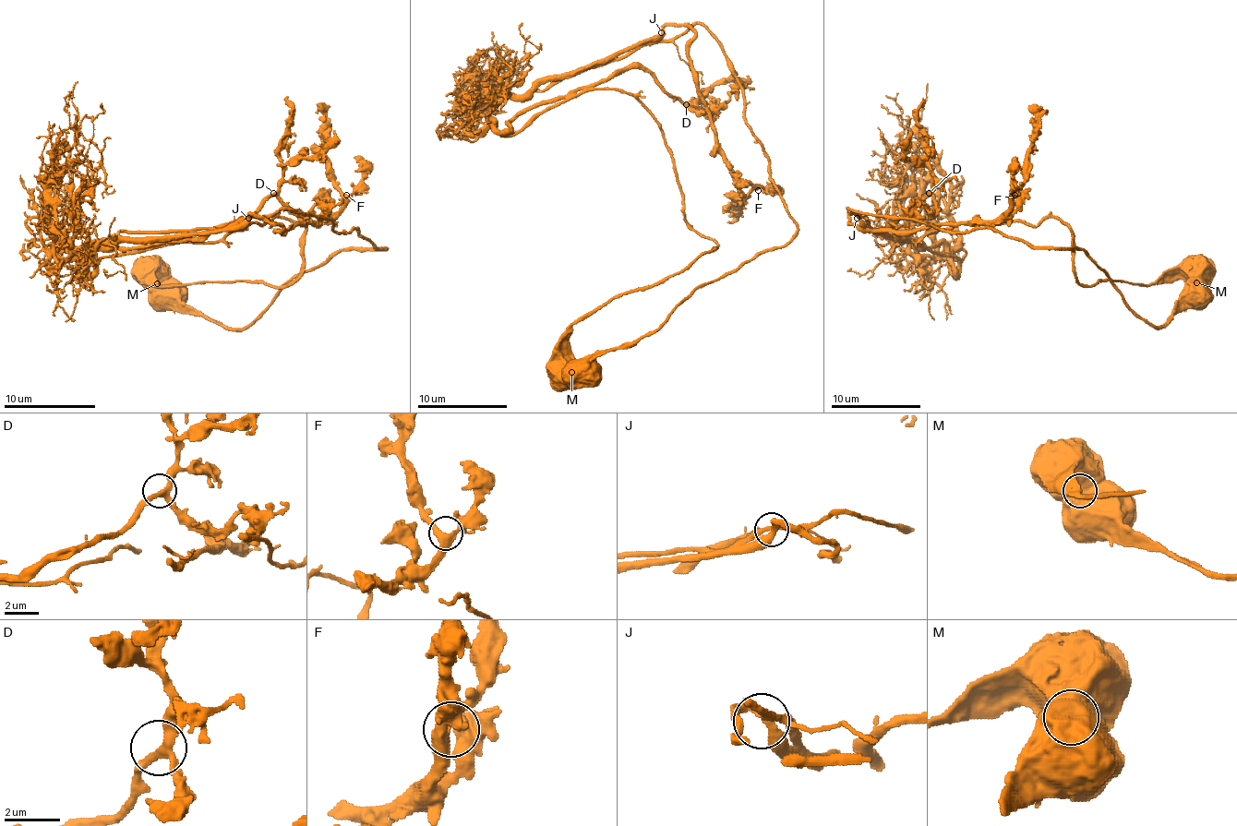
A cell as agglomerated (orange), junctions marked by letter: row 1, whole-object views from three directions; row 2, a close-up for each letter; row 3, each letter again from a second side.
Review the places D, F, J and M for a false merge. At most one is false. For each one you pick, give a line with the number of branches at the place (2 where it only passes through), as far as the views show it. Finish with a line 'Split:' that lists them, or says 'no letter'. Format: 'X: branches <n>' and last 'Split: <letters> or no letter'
M: branches 1
Split: M

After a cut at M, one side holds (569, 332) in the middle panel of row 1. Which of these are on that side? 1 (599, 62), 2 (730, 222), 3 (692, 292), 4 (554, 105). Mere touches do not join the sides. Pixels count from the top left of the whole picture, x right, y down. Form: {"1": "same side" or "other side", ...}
{"1": "other side", "2": "other side", "3": "other side", "4": "same side"}

